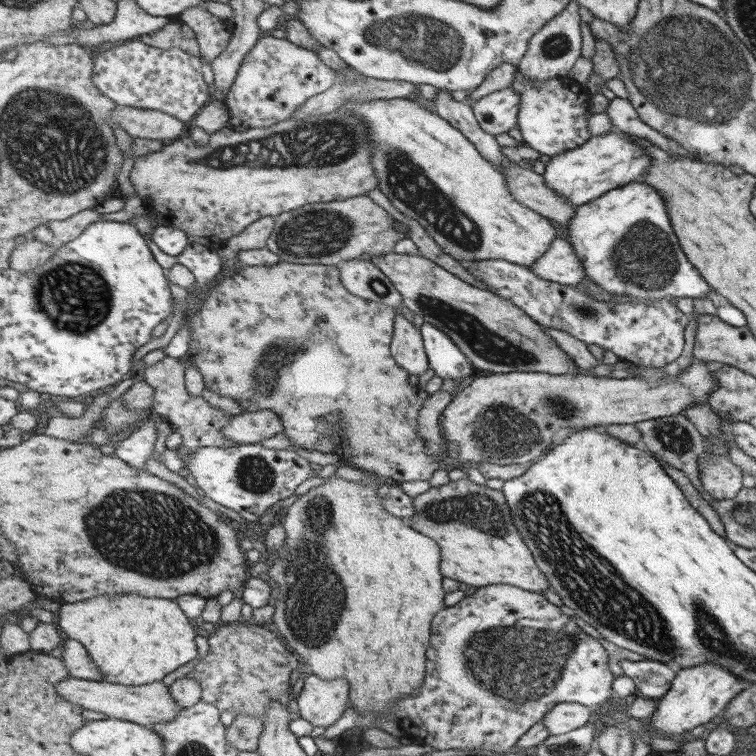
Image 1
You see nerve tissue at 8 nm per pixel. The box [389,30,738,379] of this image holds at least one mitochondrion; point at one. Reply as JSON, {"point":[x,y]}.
{"point":[642,256]}

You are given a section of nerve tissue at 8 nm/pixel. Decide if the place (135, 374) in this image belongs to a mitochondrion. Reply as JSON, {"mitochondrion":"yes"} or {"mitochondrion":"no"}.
{"mitochondrion":"no"}

